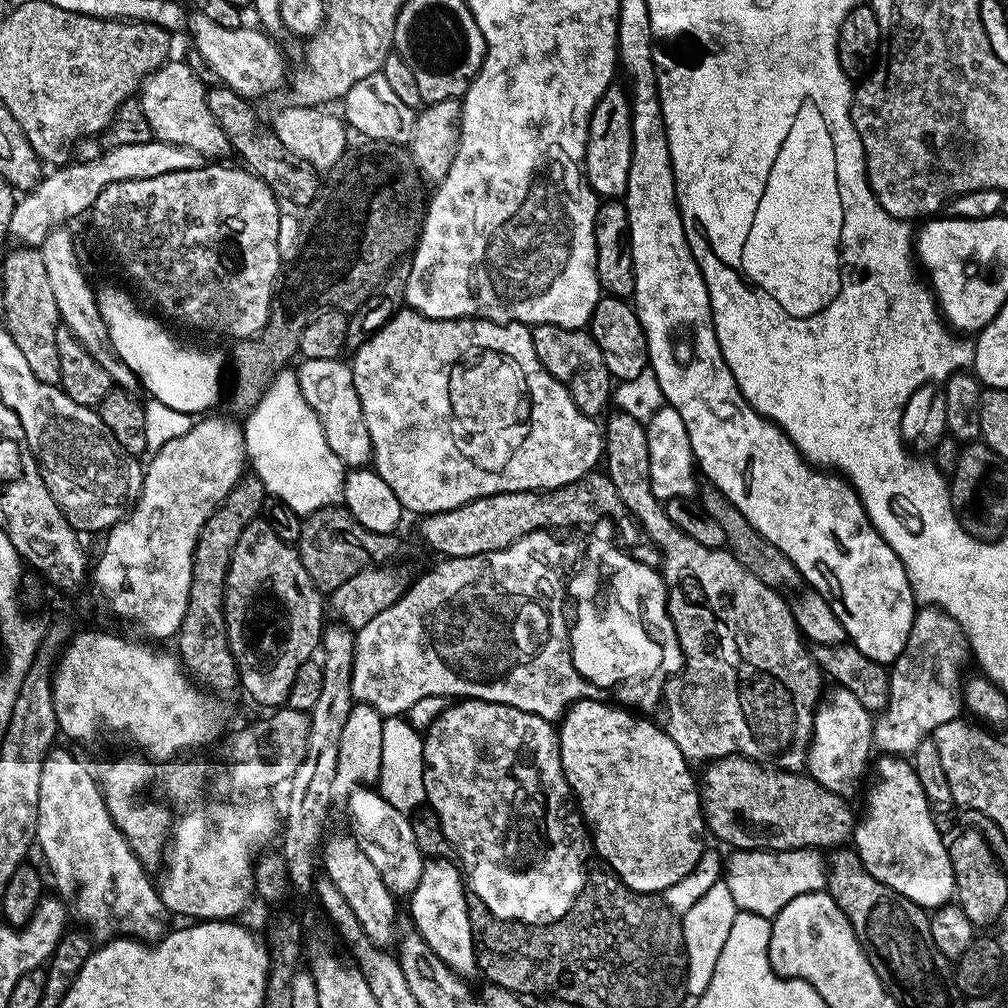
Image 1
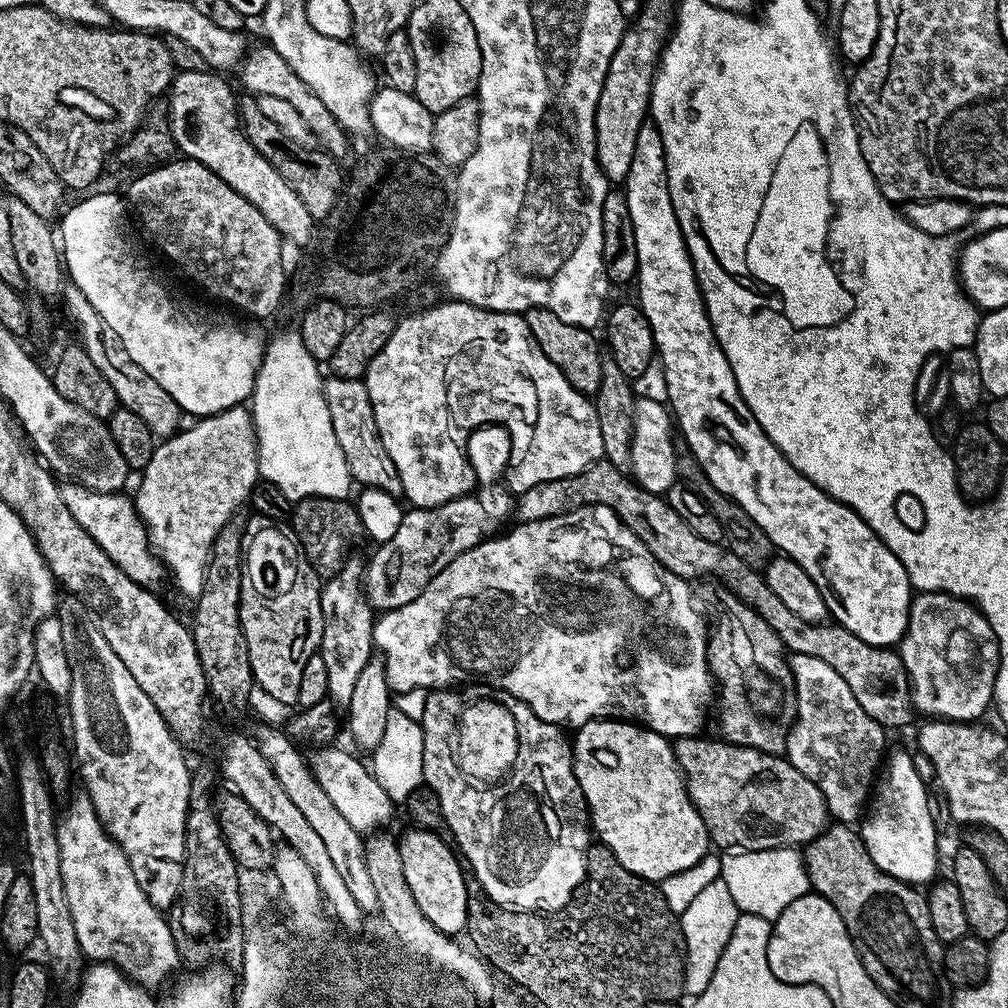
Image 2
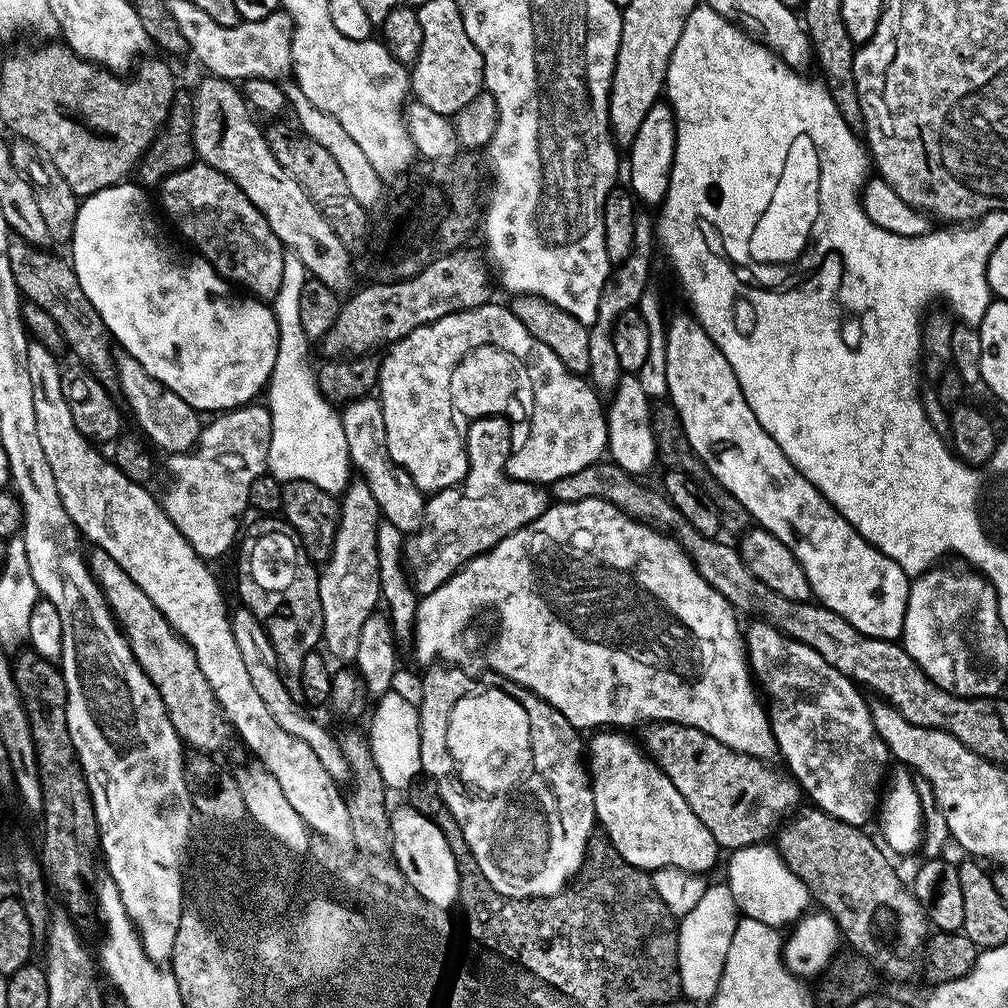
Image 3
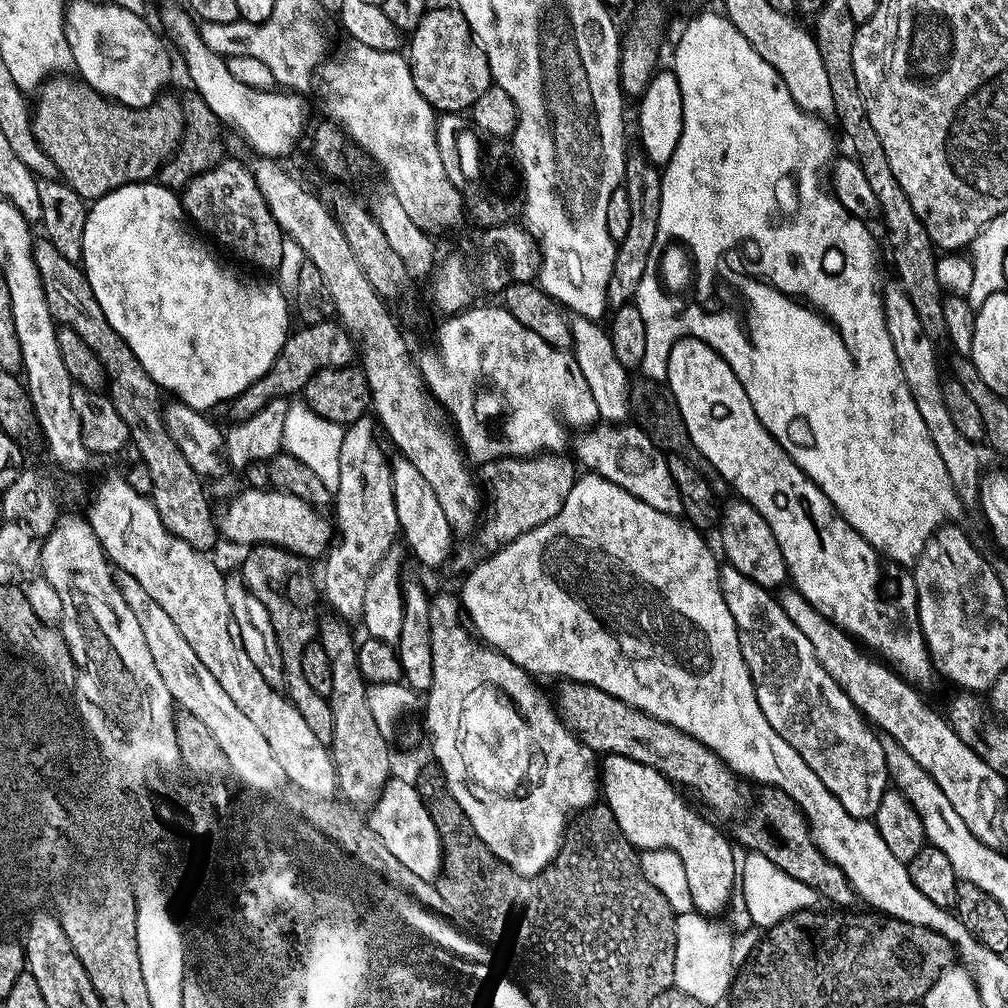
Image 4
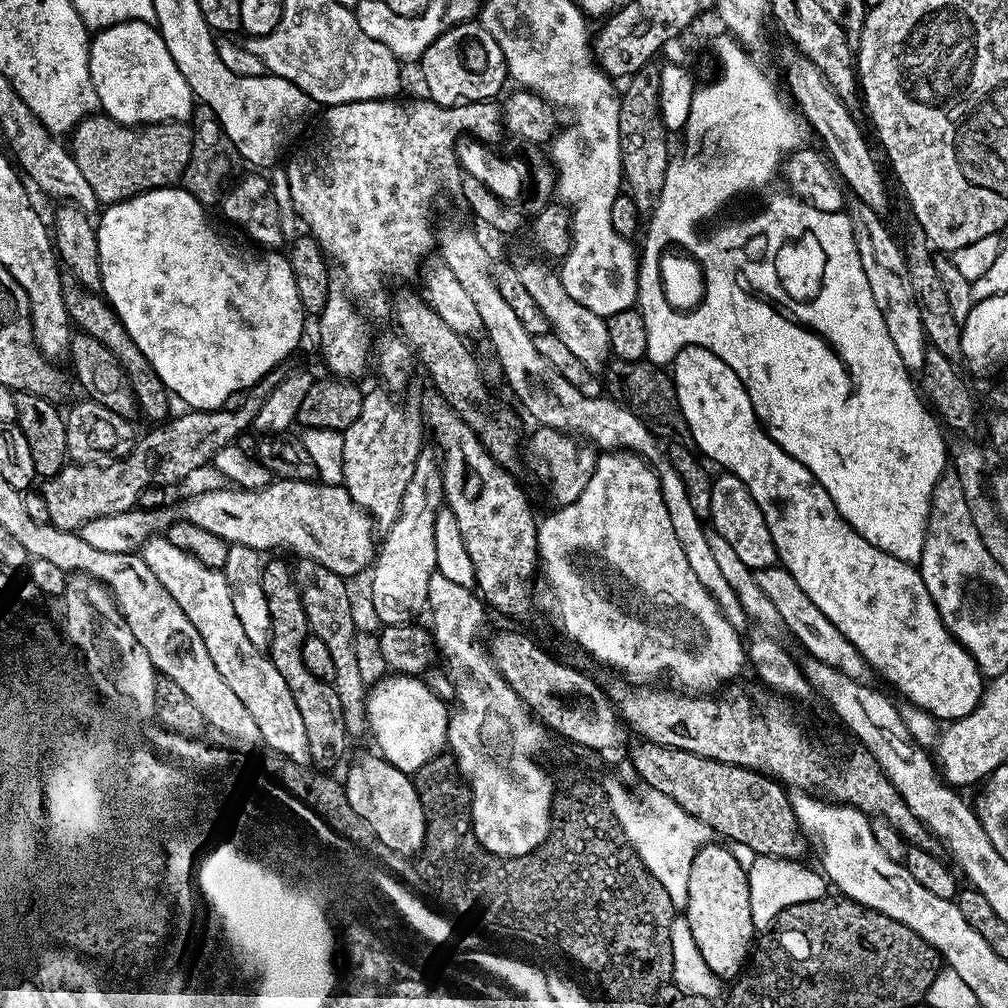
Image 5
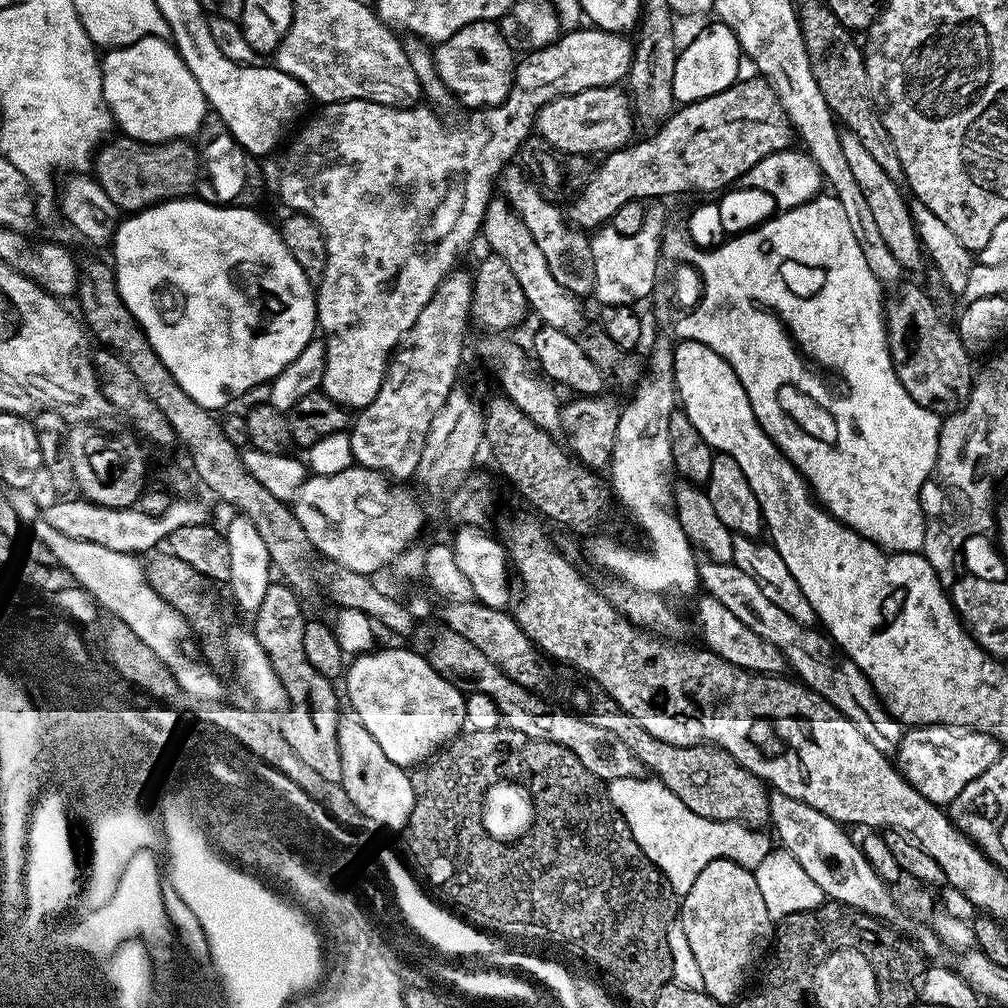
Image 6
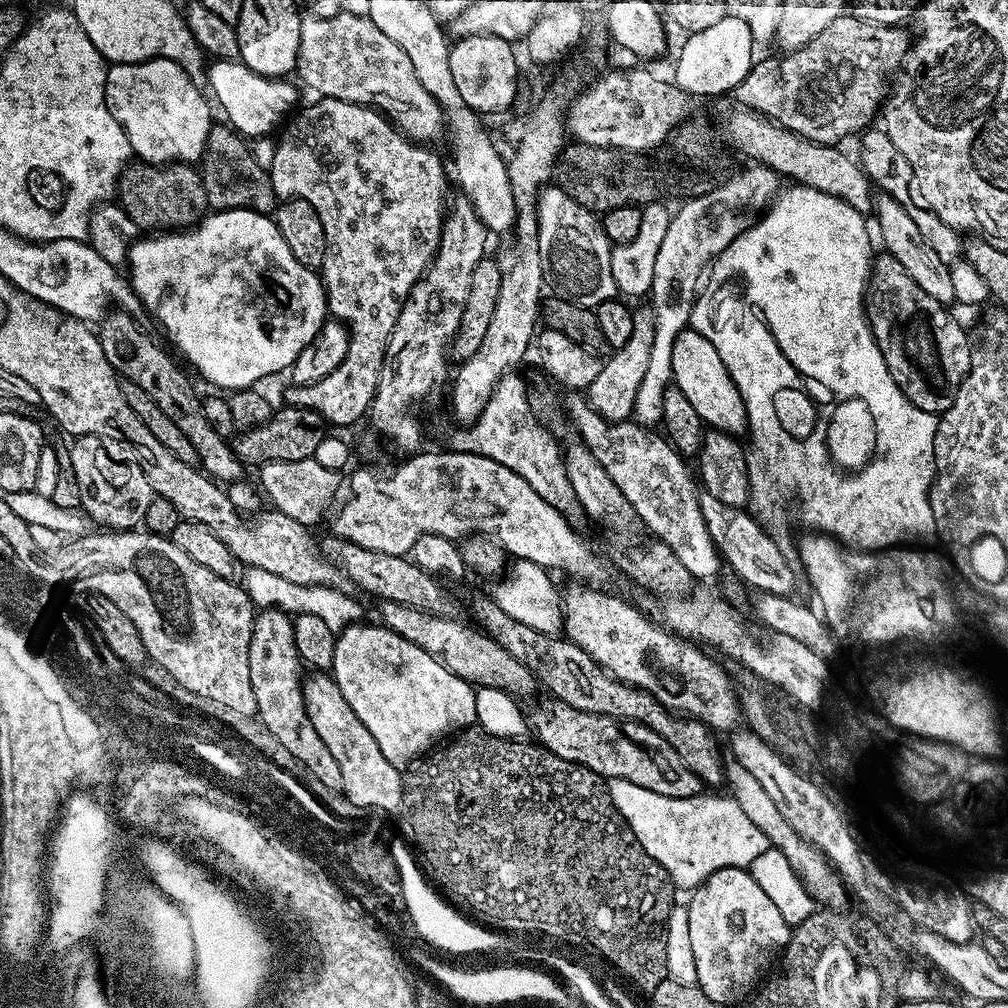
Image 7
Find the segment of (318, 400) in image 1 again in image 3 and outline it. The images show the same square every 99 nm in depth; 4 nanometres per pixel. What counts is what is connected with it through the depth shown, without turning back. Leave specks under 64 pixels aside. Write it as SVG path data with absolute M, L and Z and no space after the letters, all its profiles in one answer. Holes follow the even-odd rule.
M369 394L361 397L359 400L351 400L343 405L340 412L340 421L342 430L346 432L346 446L348 447L348 459L351 467L361 472L363 483L370 486L370 494L374 494L374 502L378 502L380 515L385 521L393 523L402 533L411 534L420 526L420 521L424 518L424 506L426 503L425 493L418 490L410 478L410 474L404 468L393 462L388 453L386 442L386 422L382 418L380 401L375 395Z

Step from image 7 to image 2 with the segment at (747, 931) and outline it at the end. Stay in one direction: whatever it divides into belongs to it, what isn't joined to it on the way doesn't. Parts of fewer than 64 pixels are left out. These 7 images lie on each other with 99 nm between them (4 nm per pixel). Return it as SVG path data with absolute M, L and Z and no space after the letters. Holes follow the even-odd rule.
M591 720L575 729L572 740L572 765L582 786L582 794L588 803L591 827L599 839L635 876L649 882L659 882L678 874L678 870L690 870L694 862L709 855L708 831L692 805L684 785L684 776L676 761L676 749L669 737L658 734L635 722L626 720Z

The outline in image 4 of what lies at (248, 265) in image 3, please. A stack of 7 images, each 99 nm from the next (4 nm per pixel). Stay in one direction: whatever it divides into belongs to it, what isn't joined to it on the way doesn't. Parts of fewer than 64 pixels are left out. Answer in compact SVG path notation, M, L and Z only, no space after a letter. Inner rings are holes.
M225 158L220 164L189 181L183 188L184 215L201 233L213 236L240 260L256 268L279 269L285 234L266 204L258 182L246 163Z

